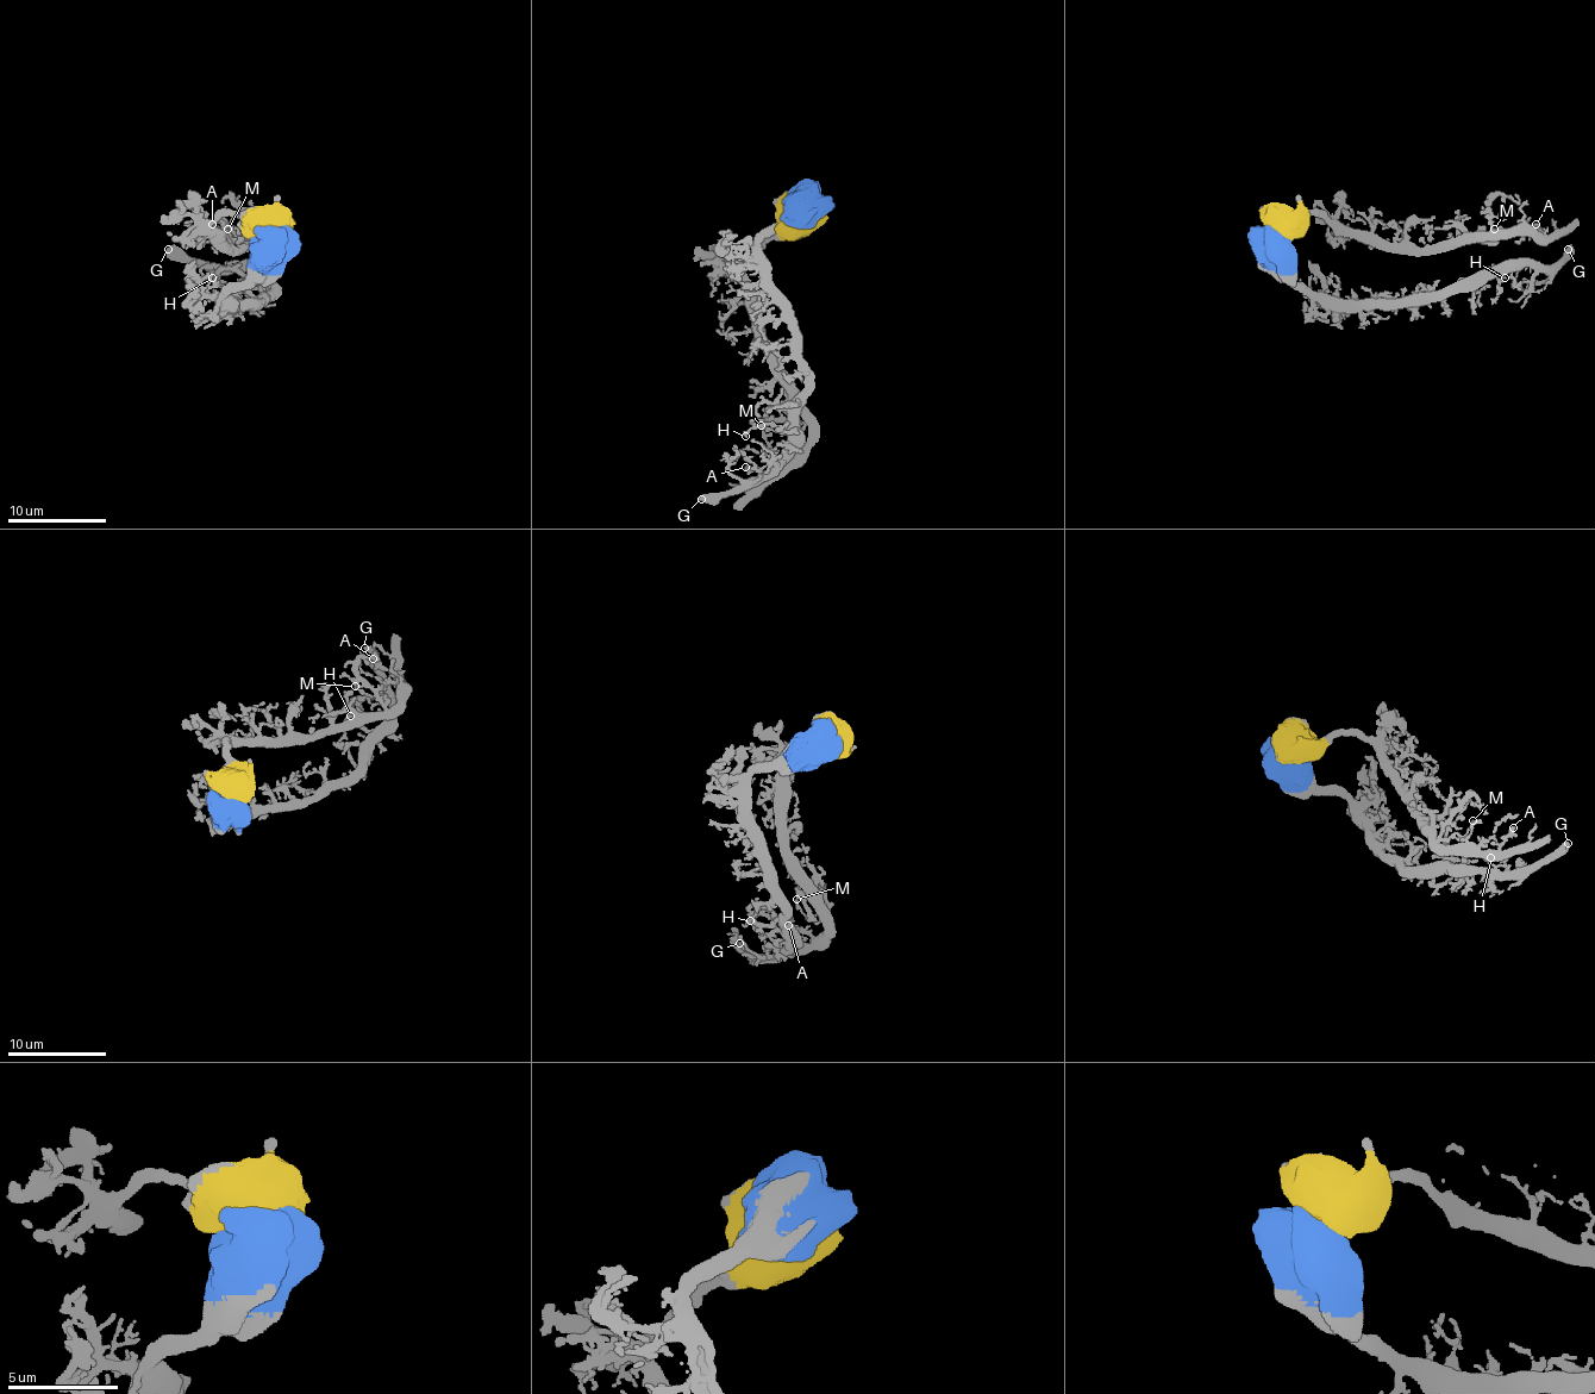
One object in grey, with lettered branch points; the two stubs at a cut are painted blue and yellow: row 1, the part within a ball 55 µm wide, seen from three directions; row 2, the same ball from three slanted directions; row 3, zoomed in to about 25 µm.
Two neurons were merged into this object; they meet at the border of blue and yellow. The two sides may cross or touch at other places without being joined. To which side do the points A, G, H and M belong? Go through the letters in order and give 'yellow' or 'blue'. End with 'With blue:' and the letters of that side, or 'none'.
A: yellow
G: blue
H: blue
M: yellow
With blue: G, H

